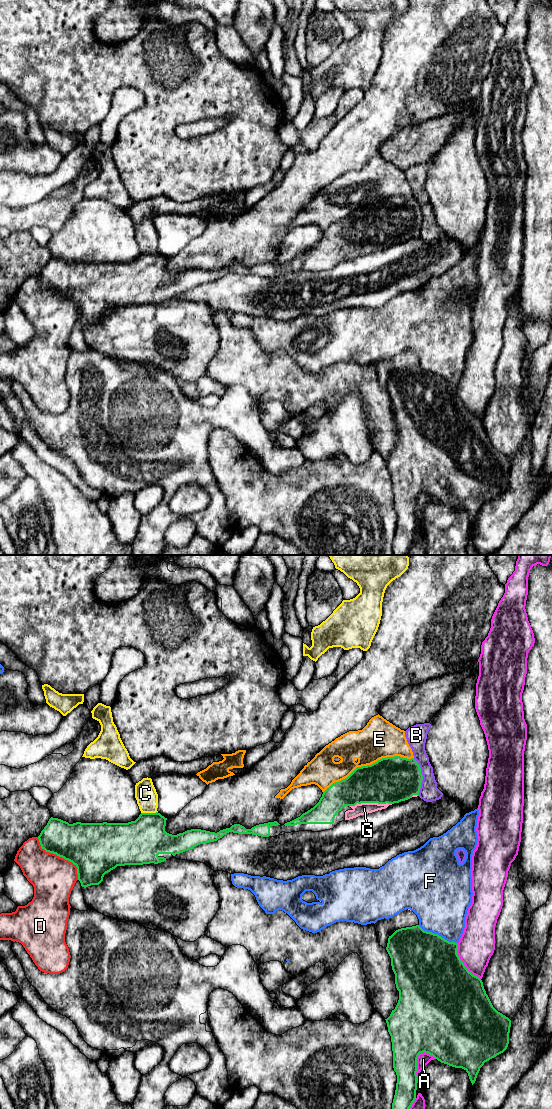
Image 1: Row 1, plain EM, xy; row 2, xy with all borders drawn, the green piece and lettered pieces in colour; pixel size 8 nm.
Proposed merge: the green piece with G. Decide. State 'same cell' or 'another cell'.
same cell

